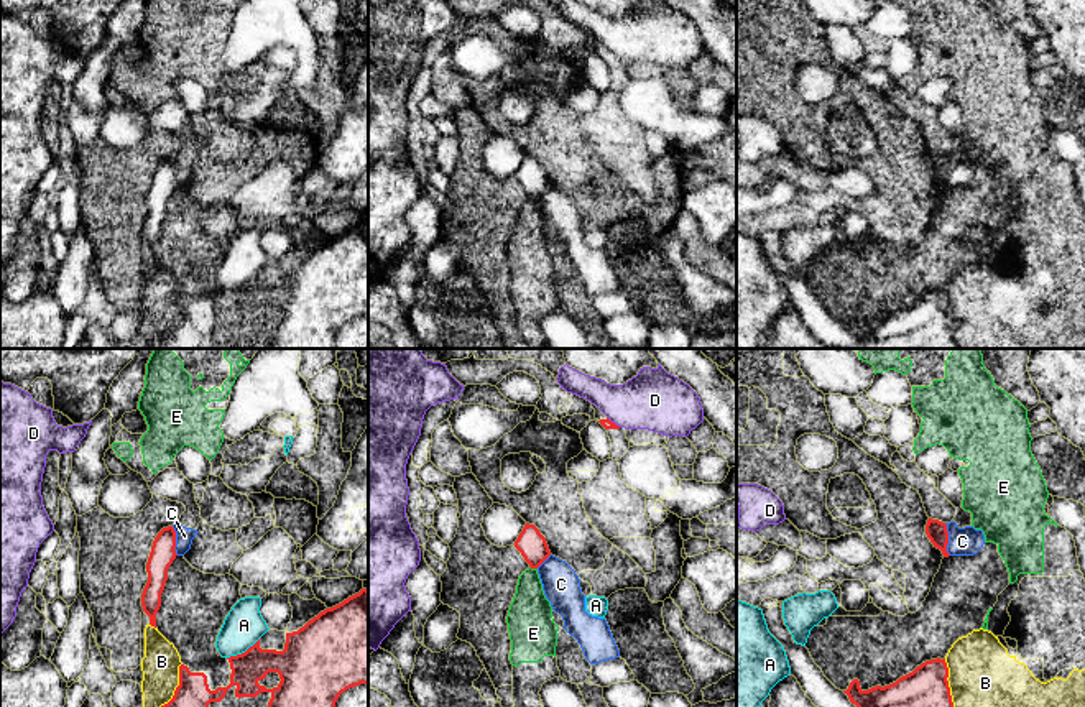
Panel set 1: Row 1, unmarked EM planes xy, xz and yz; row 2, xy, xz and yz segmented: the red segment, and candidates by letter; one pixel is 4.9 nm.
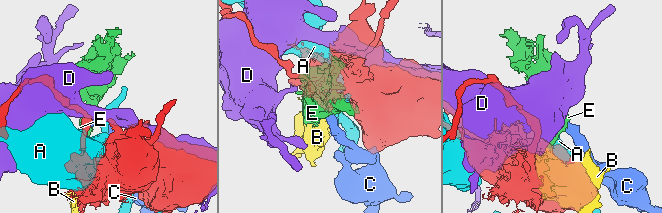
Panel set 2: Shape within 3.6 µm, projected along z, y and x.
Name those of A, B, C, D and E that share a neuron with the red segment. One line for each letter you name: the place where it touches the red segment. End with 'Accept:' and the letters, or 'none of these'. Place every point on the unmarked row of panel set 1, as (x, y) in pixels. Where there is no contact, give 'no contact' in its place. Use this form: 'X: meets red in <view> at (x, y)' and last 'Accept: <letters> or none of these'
Accept: none of these

